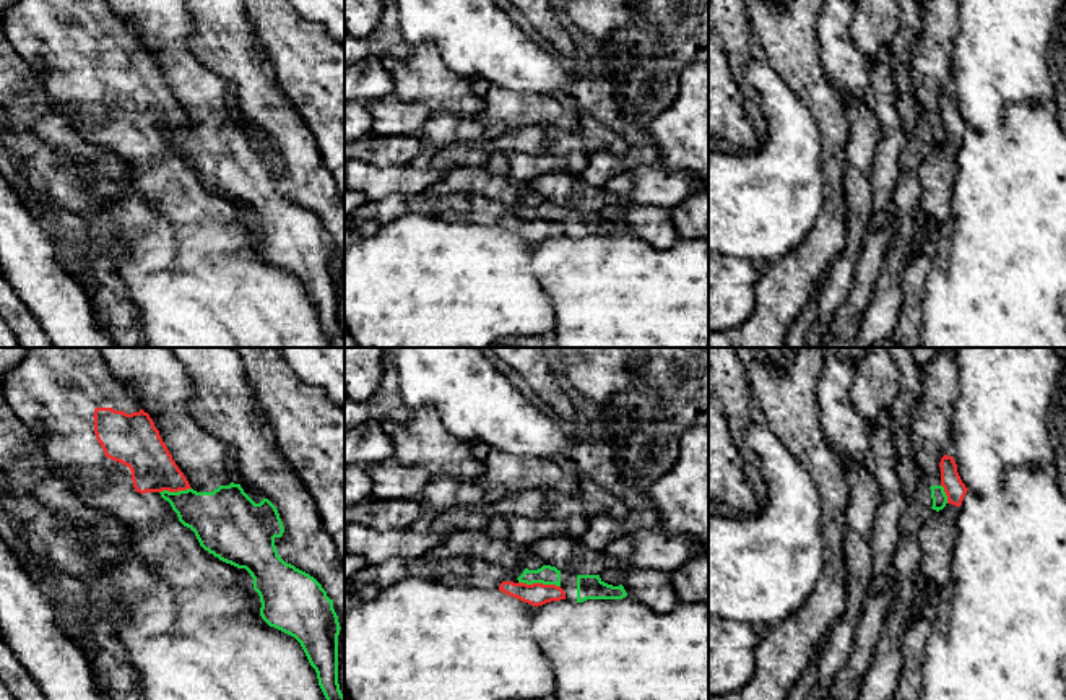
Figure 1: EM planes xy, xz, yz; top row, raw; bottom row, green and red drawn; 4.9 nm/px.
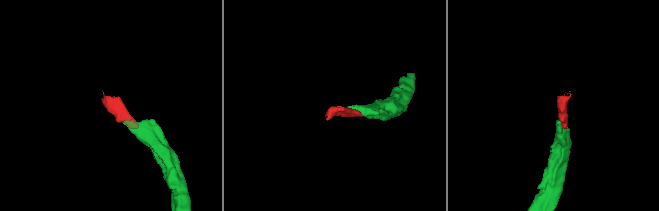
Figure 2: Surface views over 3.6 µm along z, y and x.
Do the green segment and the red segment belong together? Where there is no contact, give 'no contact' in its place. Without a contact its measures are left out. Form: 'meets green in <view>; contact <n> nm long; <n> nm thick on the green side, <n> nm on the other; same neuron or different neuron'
meets green in xz; contact 220 nm long; 100 nm thick on the green side, 110 nm on the other; different neuron

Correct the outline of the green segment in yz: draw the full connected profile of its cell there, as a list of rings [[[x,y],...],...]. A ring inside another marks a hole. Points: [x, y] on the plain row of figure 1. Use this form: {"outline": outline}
{"outline": [[[928,0],[921,8],[921,31],[910,58],[910,76],[933,135],[933,146],[947,140],[941,122],[941,94],[952,93],[952,50],[959,31],[957,0]]]}

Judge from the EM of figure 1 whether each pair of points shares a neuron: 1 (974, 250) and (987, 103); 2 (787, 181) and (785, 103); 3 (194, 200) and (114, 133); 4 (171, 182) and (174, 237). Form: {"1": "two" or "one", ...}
{"1": "two", "2": "one", "3": "one", "4": "two"}

